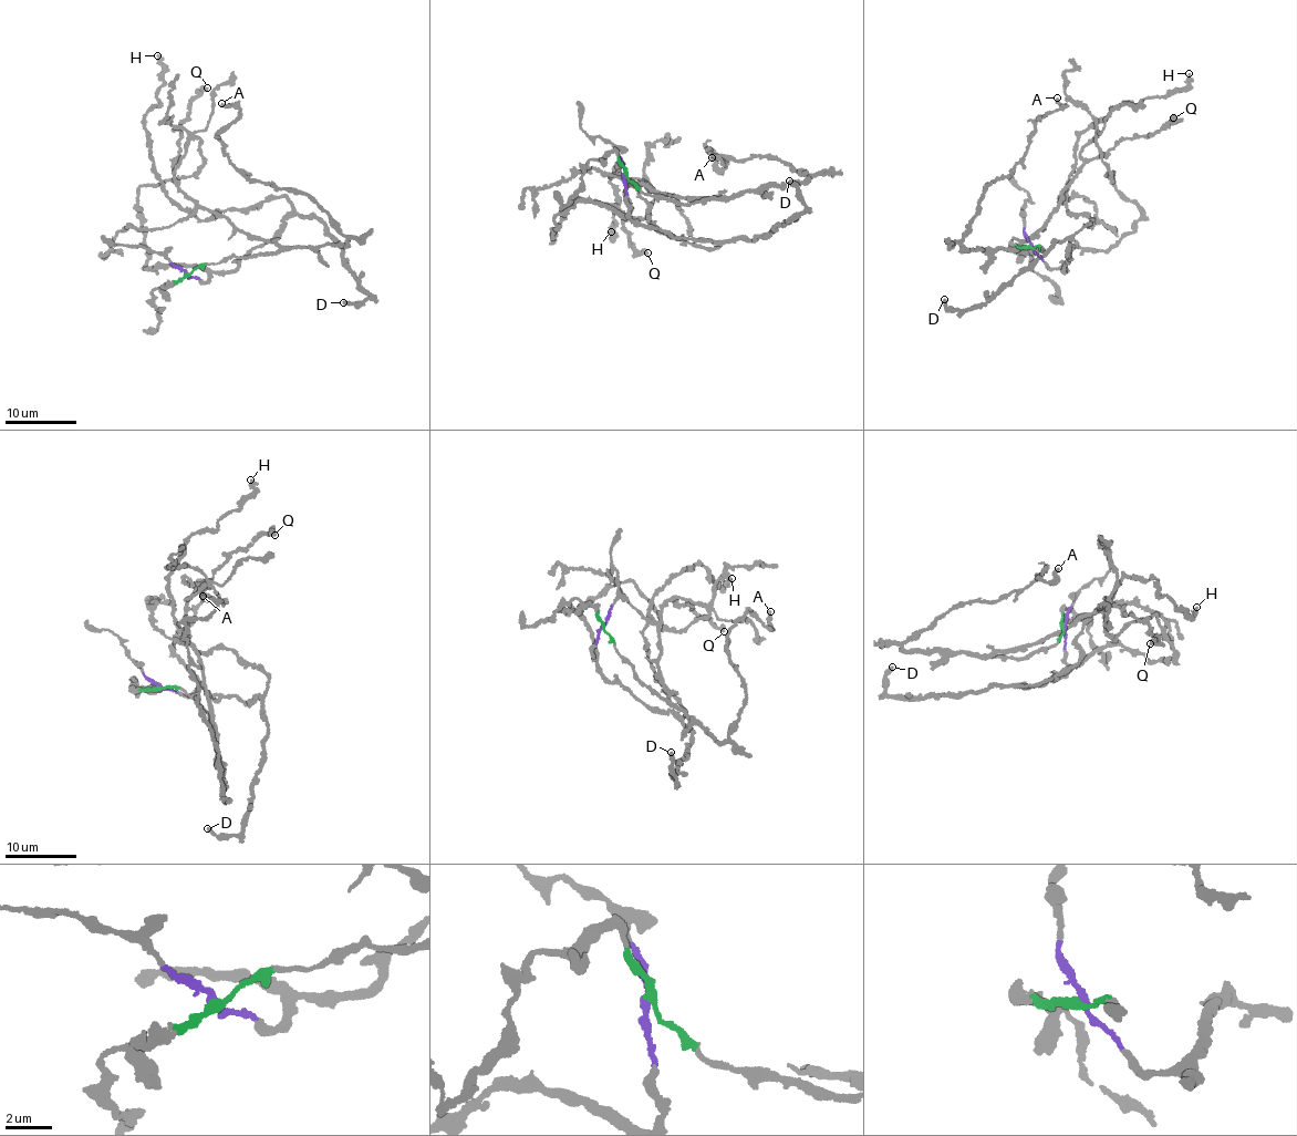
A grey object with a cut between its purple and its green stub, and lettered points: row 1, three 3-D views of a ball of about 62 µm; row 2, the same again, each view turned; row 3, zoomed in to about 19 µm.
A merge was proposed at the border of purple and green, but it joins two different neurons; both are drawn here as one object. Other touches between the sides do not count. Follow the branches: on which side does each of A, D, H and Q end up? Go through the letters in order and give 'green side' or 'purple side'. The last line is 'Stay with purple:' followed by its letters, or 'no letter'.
A: green side
D: purple side
H: purple side
Q: green side
Stay with purple: D, H

